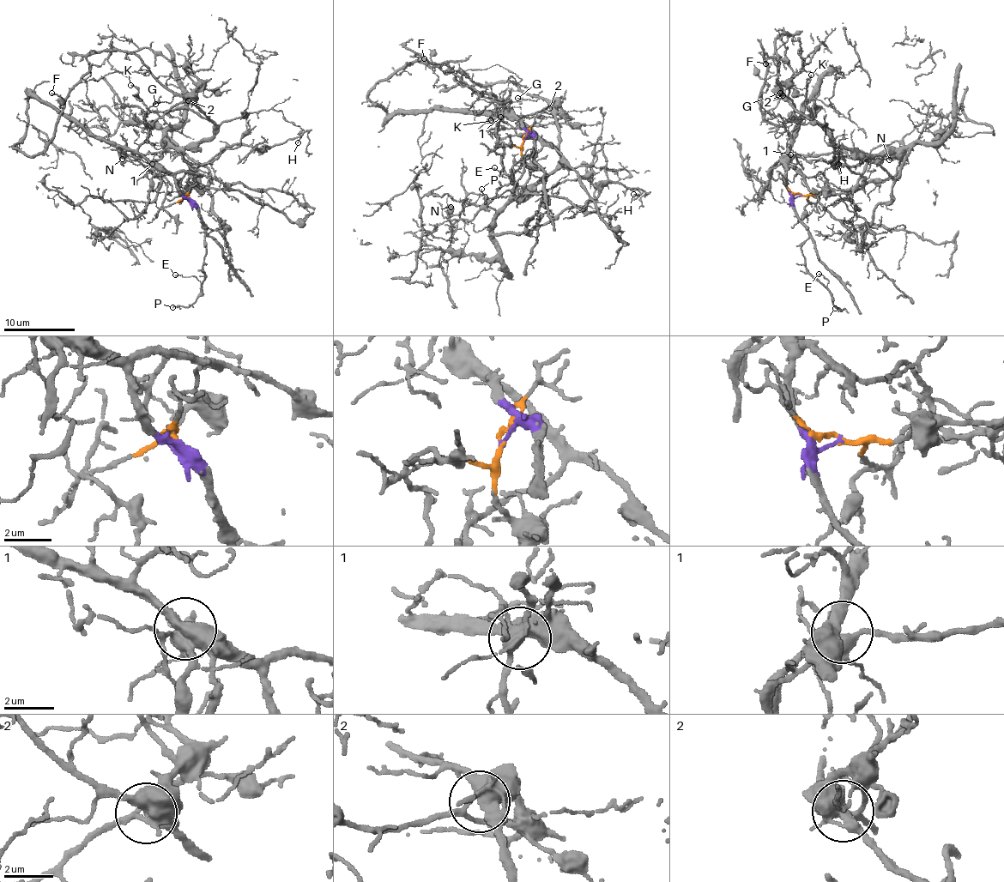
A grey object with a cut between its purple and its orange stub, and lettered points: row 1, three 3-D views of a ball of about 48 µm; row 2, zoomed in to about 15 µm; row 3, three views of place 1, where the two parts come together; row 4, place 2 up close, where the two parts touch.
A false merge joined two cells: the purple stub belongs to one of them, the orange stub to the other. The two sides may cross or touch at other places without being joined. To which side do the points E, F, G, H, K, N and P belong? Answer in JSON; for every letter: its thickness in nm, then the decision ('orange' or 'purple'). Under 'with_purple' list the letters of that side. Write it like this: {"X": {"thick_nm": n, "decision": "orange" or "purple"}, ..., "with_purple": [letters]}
{"E": {"thick_nm": 110, "decision": "purple"}, "F": {"thick_nm": 140, "decision": "purple"}, "G": {"thick_nm": 140, "decision": "orange"}, "H": {"thick_nm": 100, "decision": "orange"}, "K": {"thick_nm": 160, "decision": "orange"}, "N": {"thick_nm": 600, "decision": "orange"}, "P": {"thick_nm": 110, "decision": "purple"}, "with_purple": ["E", "F", "P"]}

